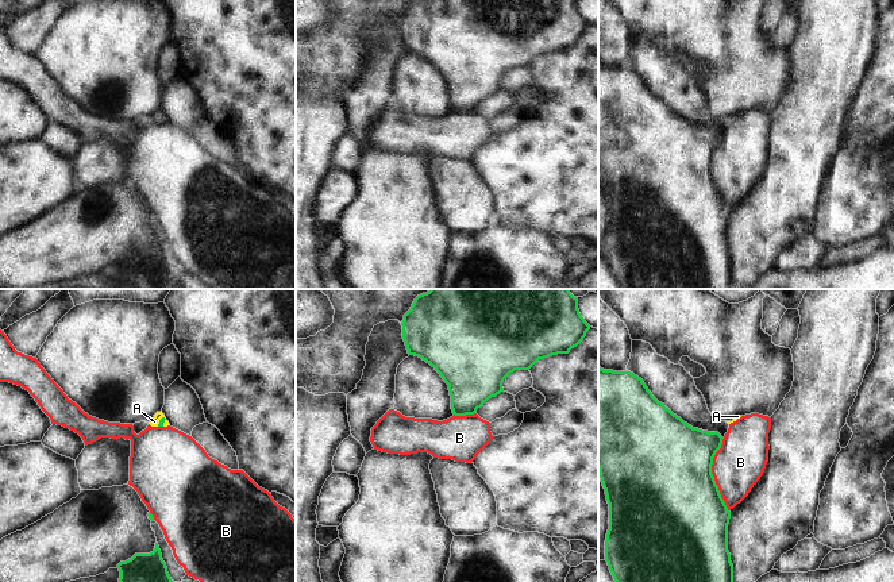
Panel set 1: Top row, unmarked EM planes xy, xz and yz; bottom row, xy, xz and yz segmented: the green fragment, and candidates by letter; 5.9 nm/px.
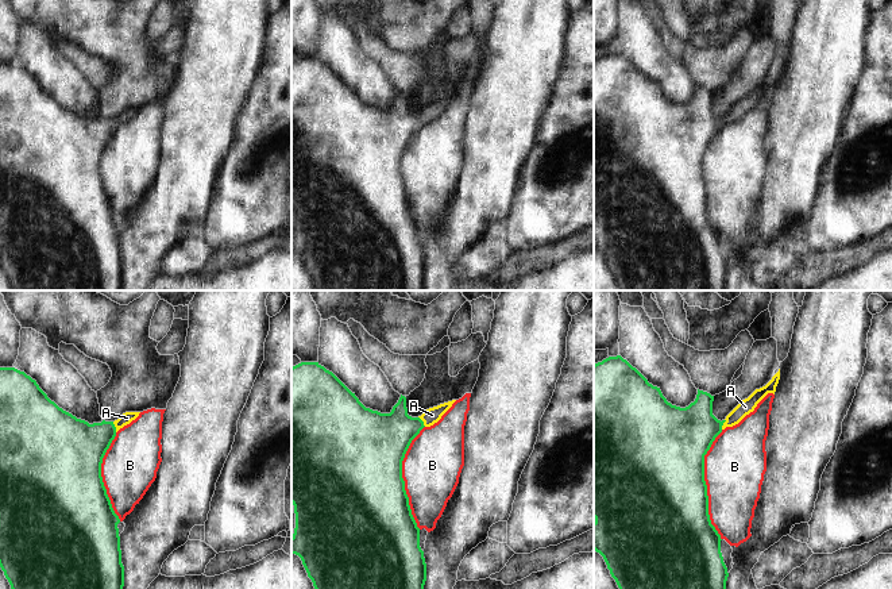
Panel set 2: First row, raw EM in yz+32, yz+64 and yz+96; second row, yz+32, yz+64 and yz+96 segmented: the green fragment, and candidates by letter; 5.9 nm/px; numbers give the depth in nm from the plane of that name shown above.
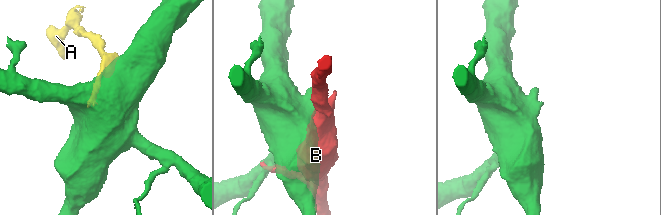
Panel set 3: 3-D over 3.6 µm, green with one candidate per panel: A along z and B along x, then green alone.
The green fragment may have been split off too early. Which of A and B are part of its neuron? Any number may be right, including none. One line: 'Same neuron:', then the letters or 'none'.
Same neuron: A

